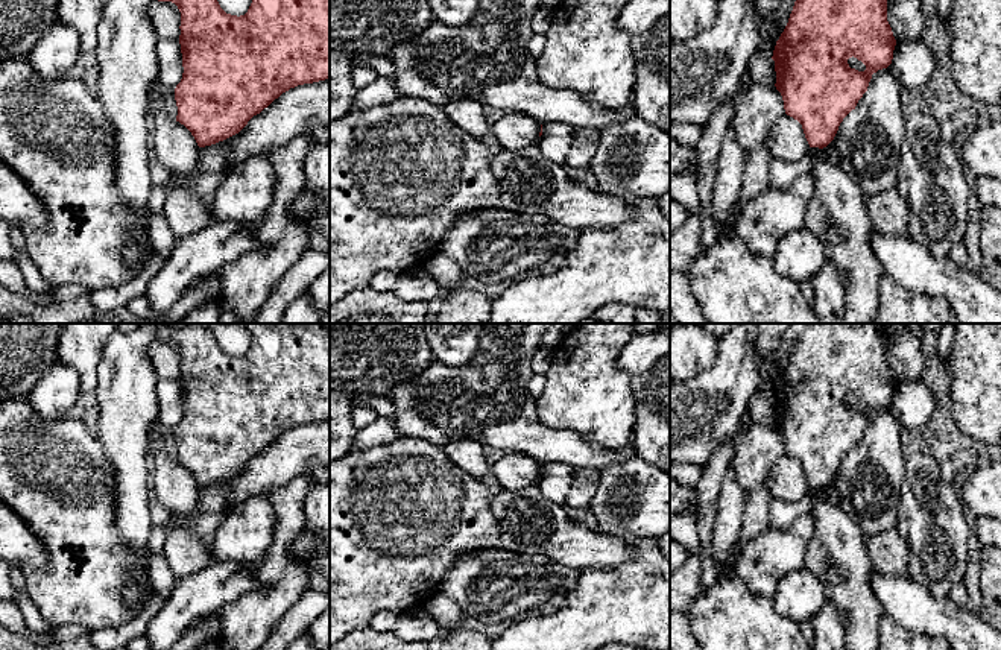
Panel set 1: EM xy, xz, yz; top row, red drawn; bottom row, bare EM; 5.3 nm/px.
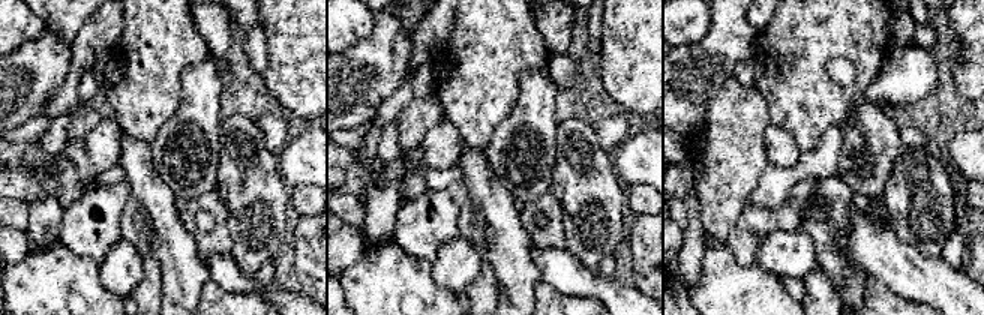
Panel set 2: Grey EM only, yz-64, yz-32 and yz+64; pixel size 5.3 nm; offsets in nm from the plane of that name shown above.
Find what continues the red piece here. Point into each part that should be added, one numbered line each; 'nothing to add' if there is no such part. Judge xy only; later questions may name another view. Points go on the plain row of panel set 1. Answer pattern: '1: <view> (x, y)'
nothing to add

